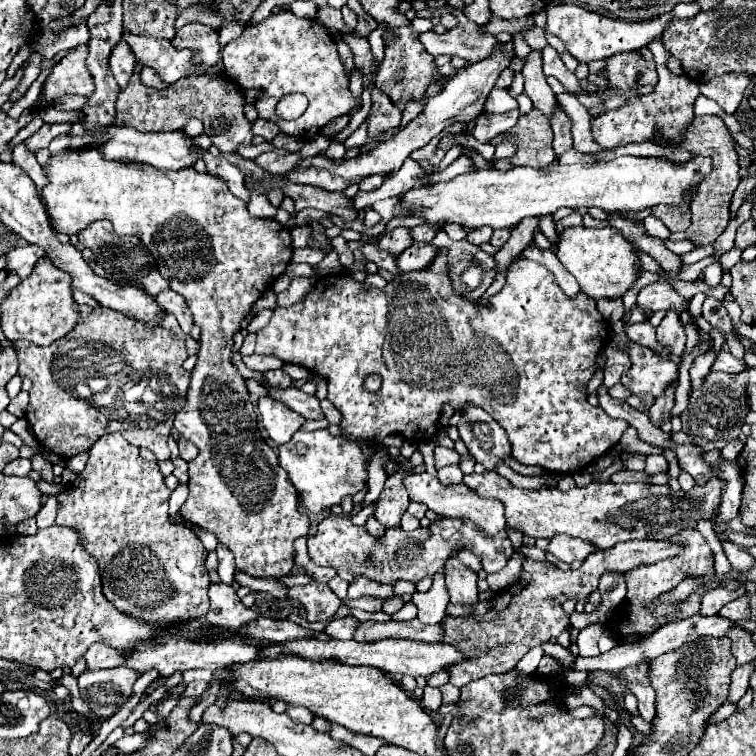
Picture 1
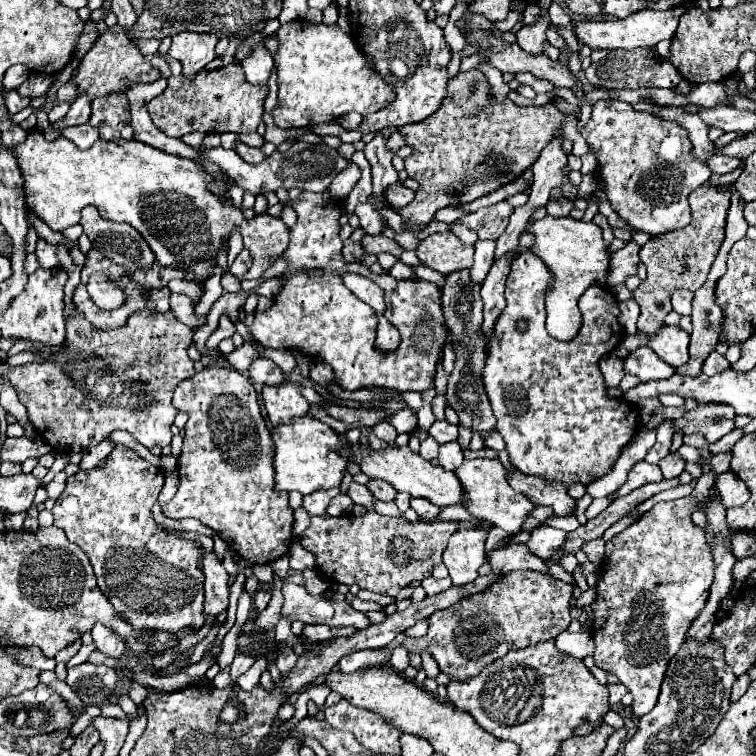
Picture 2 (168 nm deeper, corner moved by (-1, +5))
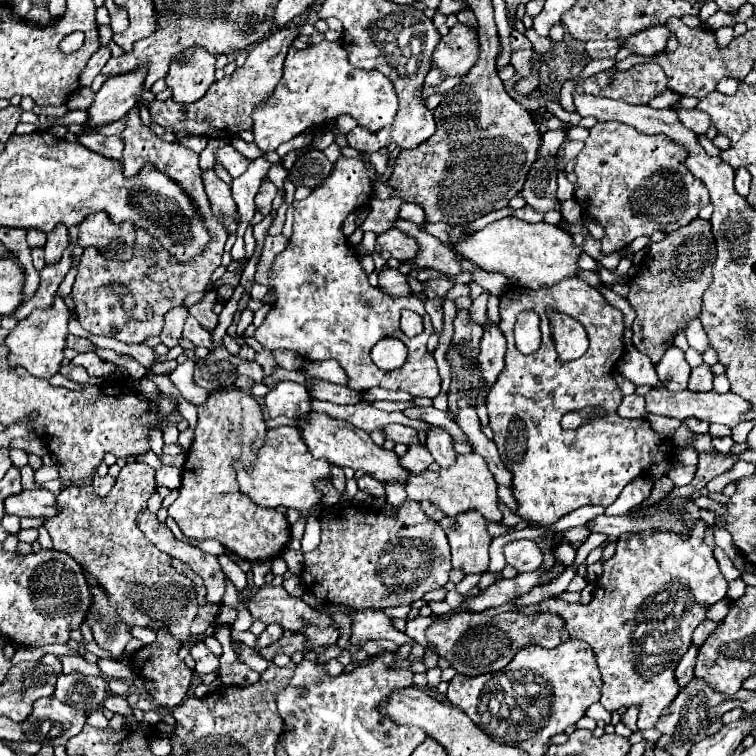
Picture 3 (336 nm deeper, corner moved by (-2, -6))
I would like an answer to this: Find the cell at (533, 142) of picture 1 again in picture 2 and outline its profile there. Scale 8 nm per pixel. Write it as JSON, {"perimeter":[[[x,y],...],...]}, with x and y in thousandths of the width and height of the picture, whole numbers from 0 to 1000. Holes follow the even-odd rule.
{"perimeter":[[[634,93],[610,95],[599,106],[594,106],[591,127],[586,130],[581,148],[575,148],[575,153],[570,153],[570,159],[560,159],[560,164],[538,164],[538,167],[528,169],[528,175],[536,177],[536,188],[541,193],[546,193],[546,198],[549,198],[541,209],[536,209],[536,225],[541,228],[541,233],[546,238],[552,238],[557,243],[557,249],[549,257],[549,265],[530,278],[536,304],[544,296],[554,296],[554,299],[567,296],[573,291],[573,283],[581,275],[631,265],[634,259],[647,257],[647,254],[663,249],[665,243],[679,241],[700,220],[705,220],[705,214],[713,209],[716,198],[734,183],[737,175],[742,175],[745,185],[758,188],[757,202],[759,205],[769,208],[774,201],[779,201],[774,183],[769,183],[769,177],[763,175],[763,156],[758,151],[745,151],[731,138],[681,140],[673,130],[665,138],[660,138],[657,132],[652,132],[647,127],[647,108]]]}

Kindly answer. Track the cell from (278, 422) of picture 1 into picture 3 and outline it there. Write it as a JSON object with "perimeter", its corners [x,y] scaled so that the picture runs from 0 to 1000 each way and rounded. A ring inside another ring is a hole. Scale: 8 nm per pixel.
{"perimeter":[[[370,504],[360,517],[354,517],[349,536],[357,552],[378,549],[384,554],[392,554],[397,546],[405,546],[410,541],[410,525],[405,512],[386,504]]]}

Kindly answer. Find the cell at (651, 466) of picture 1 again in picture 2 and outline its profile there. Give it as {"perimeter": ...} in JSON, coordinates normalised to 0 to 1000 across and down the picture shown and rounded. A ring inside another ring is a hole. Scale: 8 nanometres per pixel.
{"perimeter":[[[882,601],[874,611],[872,611],[872,619],[874,619],[874,624],[877,624],[877,630],[882,632],[882,635],[888,635],[888,632],[893,632],[893,630],[898,630],[901,624],[903,624],[903,606],[898,606],[898,603],[893,603],[893,601]]]}

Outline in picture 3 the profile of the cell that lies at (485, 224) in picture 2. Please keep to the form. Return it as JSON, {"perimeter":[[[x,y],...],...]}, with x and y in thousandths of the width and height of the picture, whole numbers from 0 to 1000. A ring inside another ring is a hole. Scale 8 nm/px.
{"perimeter":[[[690,274],[690,276],[683,276],[680,279],[680,287],[693,290],[693,292],[717,292],[720,290],[720,282],[706,279],[704,274]]]}

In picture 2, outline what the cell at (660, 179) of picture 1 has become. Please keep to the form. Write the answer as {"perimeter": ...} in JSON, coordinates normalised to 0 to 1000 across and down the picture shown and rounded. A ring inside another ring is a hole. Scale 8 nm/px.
{"perimeter":[[[954,204],[938,209],[938,222],[946,230],[962,230],[962,228],[972,225],[978,217],[980,217],[978,209],[964,209],[964,206],[954,206]]]}

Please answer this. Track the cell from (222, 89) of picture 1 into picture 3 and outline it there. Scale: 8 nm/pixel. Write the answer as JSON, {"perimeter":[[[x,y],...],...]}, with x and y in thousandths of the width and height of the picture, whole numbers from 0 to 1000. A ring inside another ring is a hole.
{"perimeter":[[[405,12],[399,20],[389,22],[381,36],[373,36],[370,41],[360,44],[357,49],[347,52],[341,60],[336,60],[333,70],[328,73],[325,83],[315,89],[307,99],[299,99],[291,107],[283,107],[275,118],[275,123],[251,139],[230,136],[228,131],[222,134],[201,134],[198,136],[198,149],[204,163],[217,168],[220,173],[251,173],[257,179],[270,179],[270,181],[312,181],[315,176],[333,171],[333,147],[341,136],[354,131],[368,112],[373,102],[373,89],[378,70],[386,60],[386,54],[394,49],[394,36],[399,36],[407,28],[407,15]]]}

